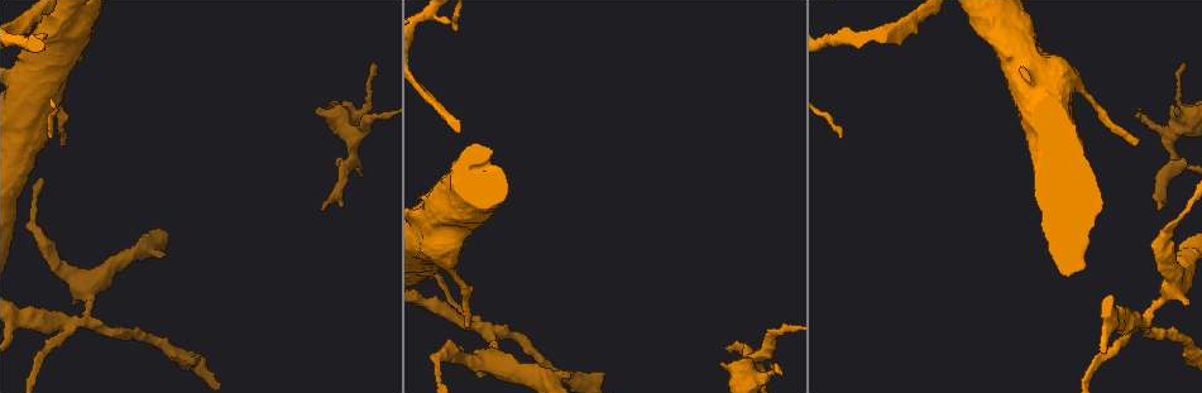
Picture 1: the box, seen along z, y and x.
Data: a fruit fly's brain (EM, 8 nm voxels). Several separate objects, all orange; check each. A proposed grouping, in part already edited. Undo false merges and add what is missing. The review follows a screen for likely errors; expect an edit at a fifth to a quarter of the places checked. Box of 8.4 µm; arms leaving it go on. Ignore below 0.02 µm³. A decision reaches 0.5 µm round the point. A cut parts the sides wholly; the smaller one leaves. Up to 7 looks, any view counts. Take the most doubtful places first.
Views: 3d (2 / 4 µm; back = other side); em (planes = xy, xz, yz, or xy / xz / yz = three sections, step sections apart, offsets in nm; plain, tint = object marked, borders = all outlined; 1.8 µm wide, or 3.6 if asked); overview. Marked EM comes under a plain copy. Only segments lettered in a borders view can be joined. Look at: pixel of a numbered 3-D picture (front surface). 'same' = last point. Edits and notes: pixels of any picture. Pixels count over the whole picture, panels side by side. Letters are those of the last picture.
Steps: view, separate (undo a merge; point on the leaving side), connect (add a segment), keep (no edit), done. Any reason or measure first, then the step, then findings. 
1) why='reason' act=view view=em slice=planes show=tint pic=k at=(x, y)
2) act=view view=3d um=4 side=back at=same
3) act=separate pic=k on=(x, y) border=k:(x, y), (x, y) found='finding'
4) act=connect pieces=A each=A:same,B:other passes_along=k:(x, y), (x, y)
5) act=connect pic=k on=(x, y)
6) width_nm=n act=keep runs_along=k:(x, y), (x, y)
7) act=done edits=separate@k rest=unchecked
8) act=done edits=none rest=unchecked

why='calibre changes' act=view view=em slice=planes show=borders pic=1 at=(354, 159)

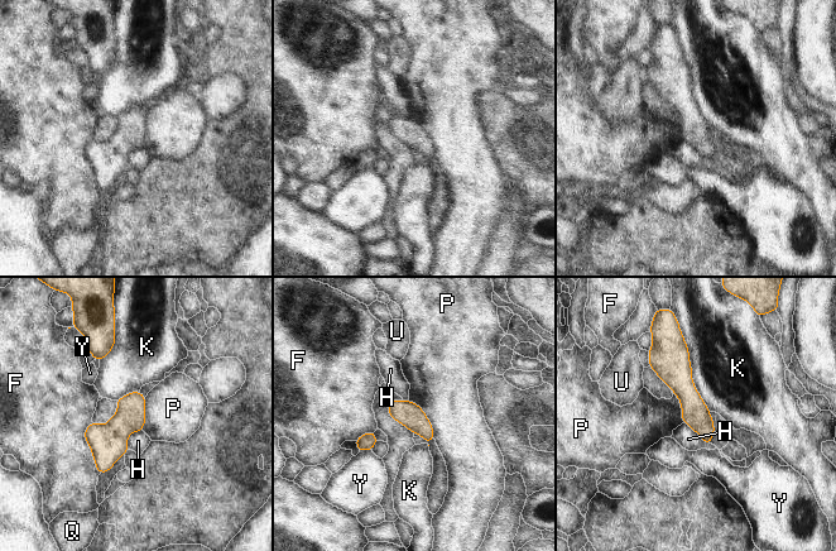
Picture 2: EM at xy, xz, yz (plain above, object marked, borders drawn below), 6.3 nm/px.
act=keep each=F:other,H:other,K:other,P:other,Q:other,U:other,Y:other border=2:(685, 422), (711, 445) found='all the same cell'

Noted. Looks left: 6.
why='free end' act=view view=em slice=yz step=8 show=borders pic=1 at=(44, 34)

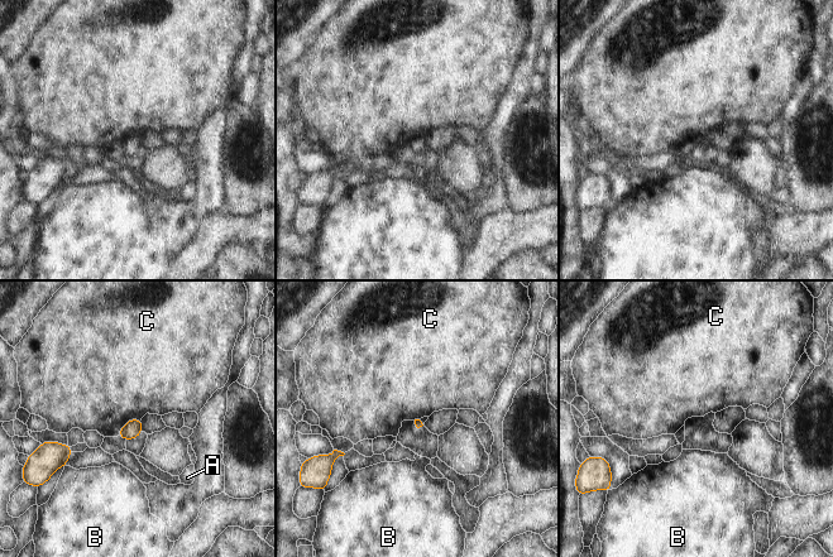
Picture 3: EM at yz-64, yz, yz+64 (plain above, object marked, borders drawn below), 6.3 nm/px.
act=keep each=A:other,B:other,C:other border=3:(140, 418), (132, 418), (118, 435) found='no lettered segment goes on from it'

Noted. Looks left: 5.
why='long arm stops here' act=view view=3d um=2 pic=1 at=(1136, 142)

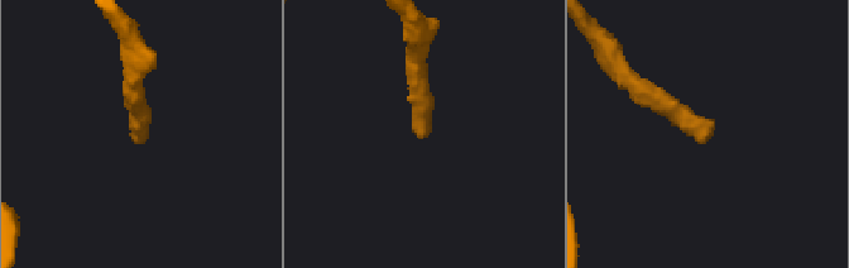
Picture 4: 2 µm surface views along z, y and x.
act=view view=em slice=planes show=borders pic=4 at=(430, 132)

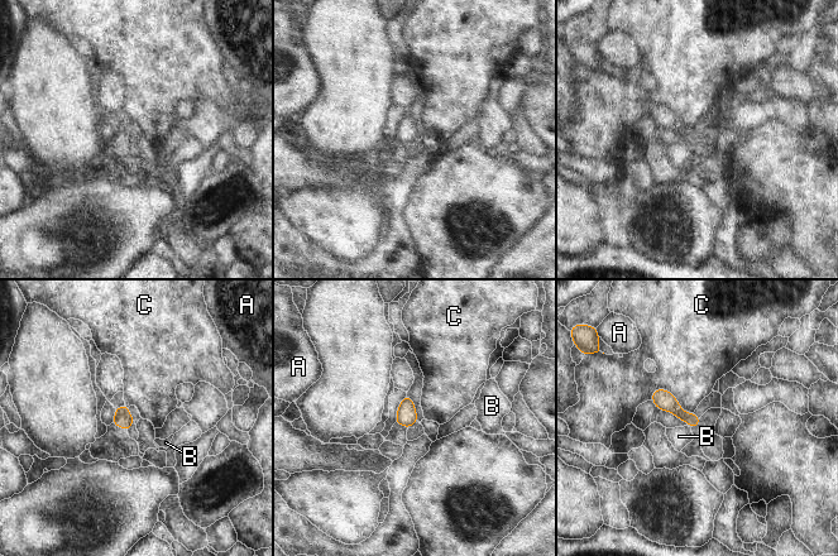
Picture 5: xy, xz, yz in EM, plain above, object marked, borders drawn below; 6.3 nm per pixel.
act=keep each=A:other,B:other,C:other border=5:(651, 392), (666, 389), (693, 412) found='no lettered segment goes on from it'

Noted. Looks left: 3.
act=done edits=none rest=unchecked

